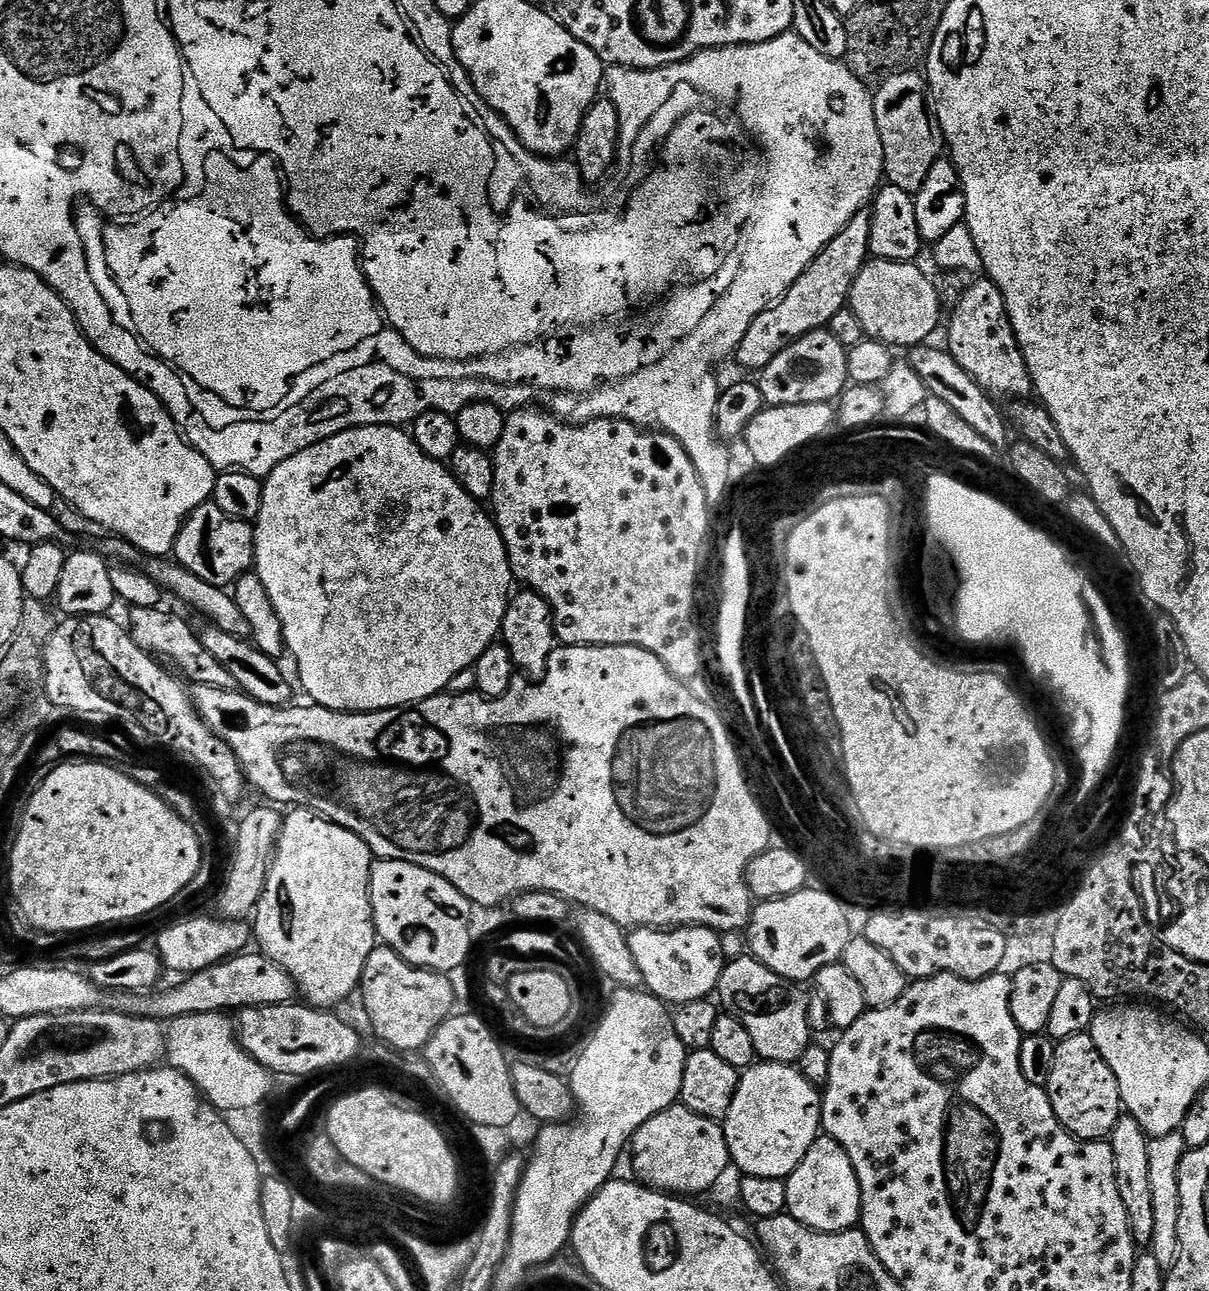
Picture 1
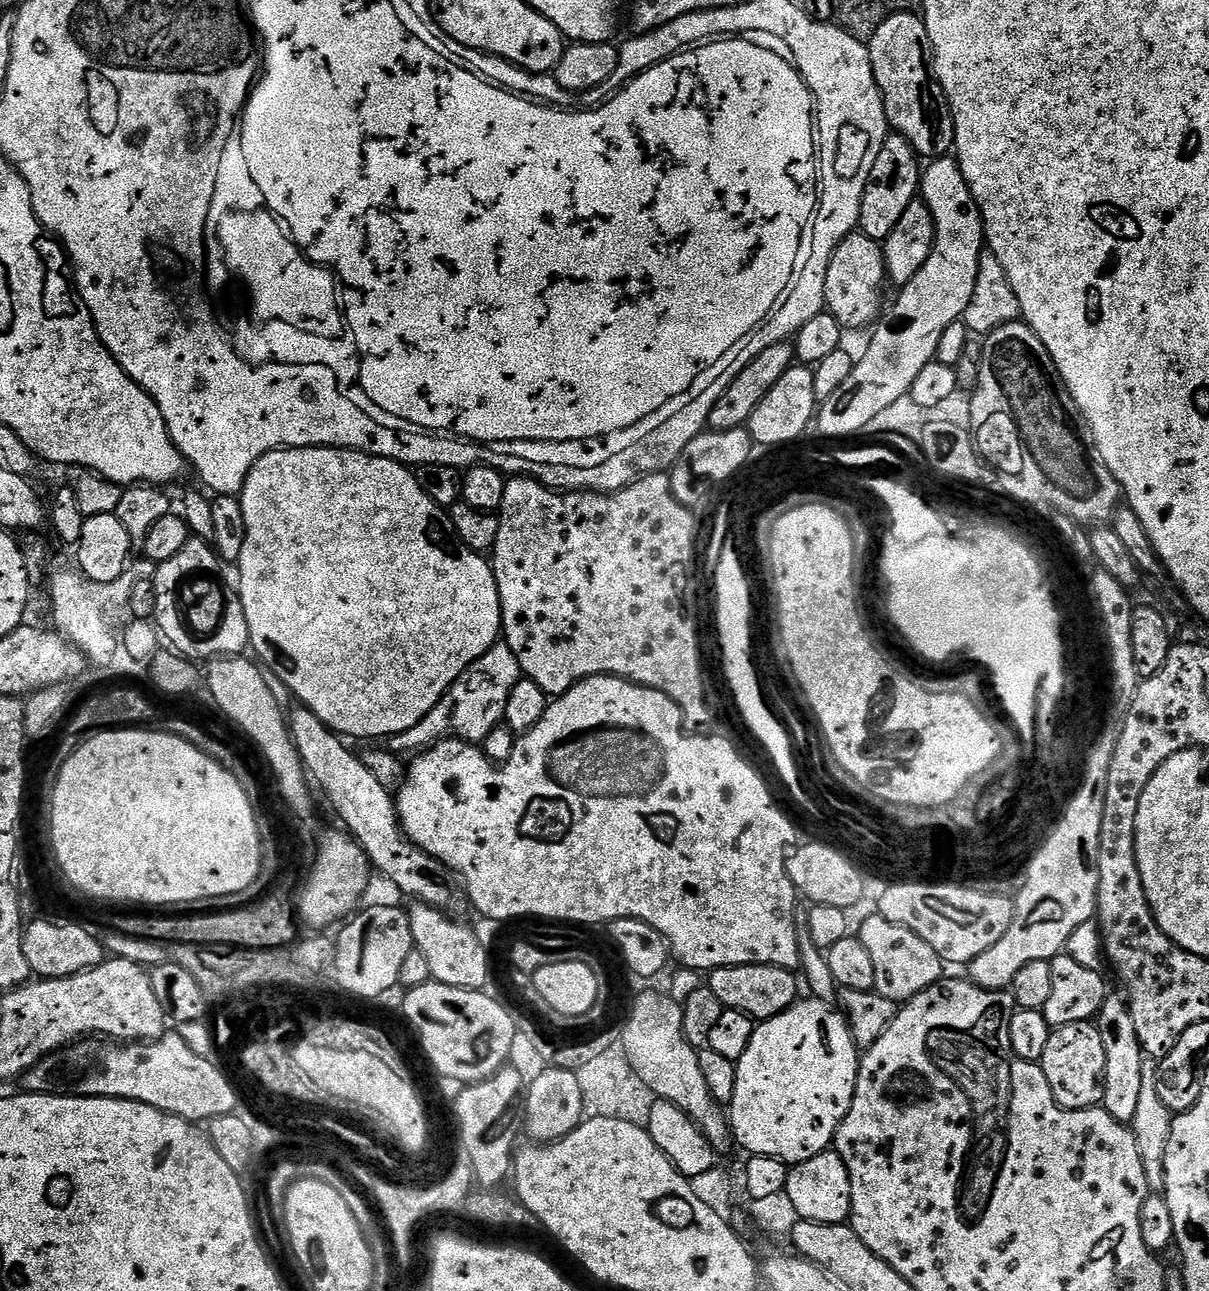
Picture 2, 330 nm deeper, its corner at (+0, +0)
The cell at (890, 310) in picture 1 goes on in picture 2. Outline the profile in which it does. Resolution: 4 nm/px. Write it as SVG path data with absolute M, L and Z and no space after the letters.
M859 230L851 232L838 246L838 250L834 250L832 261L826 270L824 307L834 318L838 318L838 322L846 330L871 329L881 319L885 307L884 284L886 285L886 269L881 241L872 240Z

